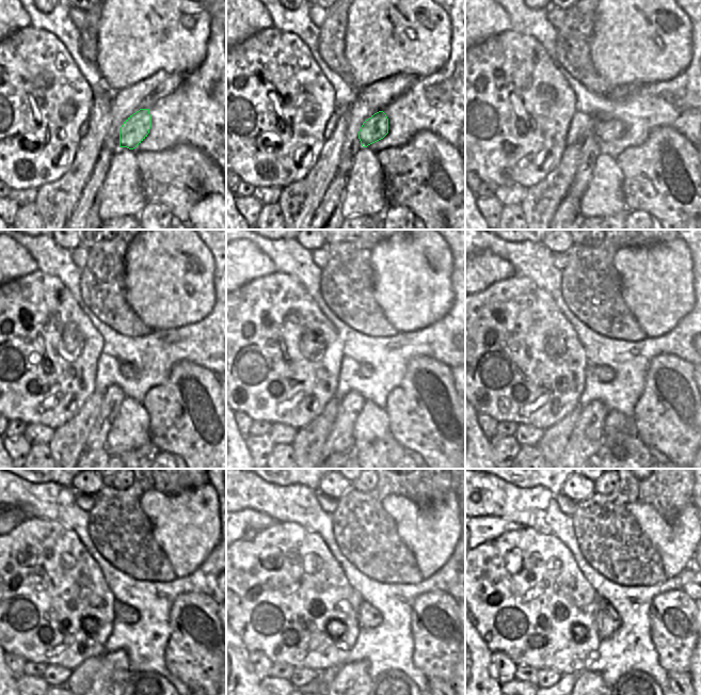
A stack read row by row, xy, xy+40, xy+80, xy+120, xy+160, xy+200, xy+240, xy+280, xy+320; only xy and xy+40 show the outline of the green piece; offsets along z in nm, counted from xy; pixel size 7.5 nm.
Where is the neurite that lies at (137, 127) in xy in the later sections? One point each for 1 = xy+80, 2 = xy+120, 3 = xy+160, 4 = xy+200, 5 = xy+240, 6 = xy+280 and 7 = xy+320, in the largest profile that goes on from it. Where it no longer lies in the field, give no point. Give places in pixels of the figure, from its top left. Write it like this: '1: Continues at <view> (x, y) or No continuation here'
1: Continues at xy+80 (612, 129)
2: Continues at xy+120 (129, 370)
3: Continues at xy+160 (365, 370)
4: Continues at xy+200 (605, 374)
5: Continues at xy+240 (128, 614)
6: Continues at xy+280 (368, 616)
7: Continues at xy+320 (608, 620)

